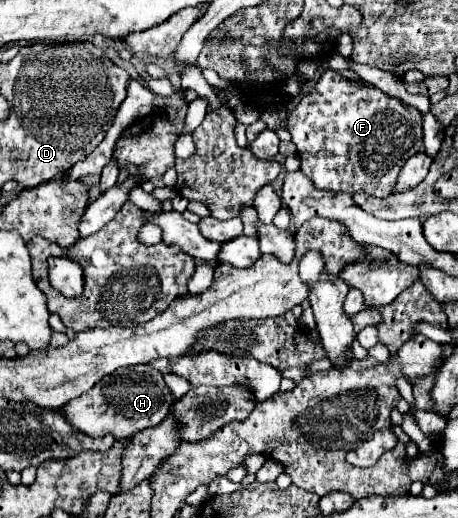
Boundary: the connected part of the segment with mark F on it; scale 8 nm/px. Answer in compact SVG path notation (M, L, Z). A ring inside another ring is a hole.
M327 68L311 92L295 100L287 114L291 142L297 146L301 172L321 190L355 194L359 190L387 198L409 156L423 152L421 112L387 96L379 88L347 80Z

